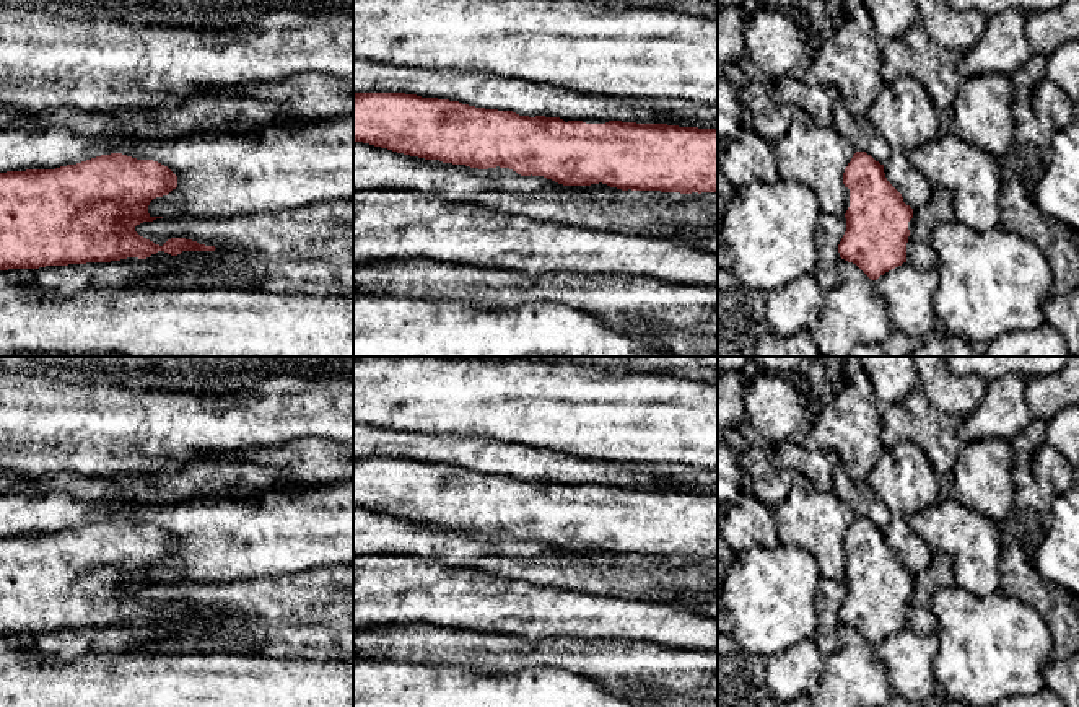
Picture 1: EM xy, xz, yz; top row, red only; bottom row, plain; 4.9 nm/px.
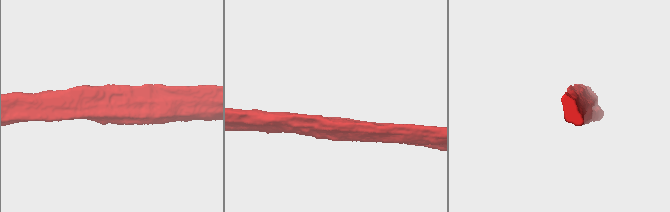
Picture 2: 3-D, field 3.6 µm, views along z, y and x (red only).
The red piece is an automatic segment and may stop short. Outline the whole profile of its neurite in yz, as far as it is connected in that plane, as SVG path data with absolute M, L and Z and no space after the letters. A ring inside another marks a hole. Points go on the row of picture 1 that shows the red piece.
M856 152L845 168L846 231L840 257L856 264L871 280L906 262L913 209L887 181L884 165Z

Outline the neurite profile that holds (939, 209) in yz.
M933 187L929 202L913 210L913 226L906 243L906 262L920 270L936 267L937 256L931 246L931 235L941 223L952 220L955 220L955 215L950 192Z

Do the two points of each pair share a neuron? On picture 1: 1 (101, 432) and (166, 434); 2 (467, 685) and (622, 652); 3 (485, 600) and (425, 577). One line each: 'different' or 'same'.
1: same
2: different
3: same

